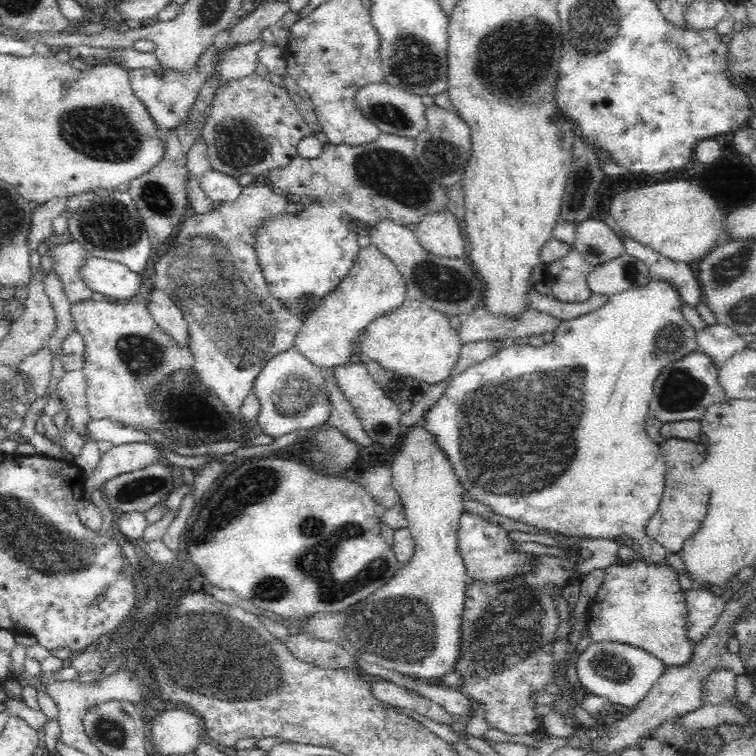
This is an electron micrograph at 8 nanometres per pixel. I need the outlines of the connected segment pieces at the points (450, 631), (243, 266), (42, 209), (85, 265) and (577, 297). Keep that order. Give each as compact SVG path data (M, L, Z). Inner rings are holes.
M434 405L427 408L427 412L416 425L404 429L391 467L393 487L397 490L399 502L404 507L408 527L416 544L412 558L401 565L382 588L362 598L362 601L343 610L315 613L306 622L301 622L300 619L296 630L314 635L316 639L340 645L356 660L378 664L382 668L395 670L416 680L436 682L439 676L454 670L456 658L460 656L460 614L464 608L465 584L469 576L464 559L457 548L458 520L465 511L462 498L466 490L456 477L456 471L448 461L448 454L439 448L438 439L424 429L432 408Z
M256 178L232 202L222 202L217 210L186 218L170 242L170 250L156 262L156 288L162 288L182 311L188 329L188 347L195 360L195 372L212 392L220 396L224 406L238 416L240 406L252 392L254 378L273 356L292 349L304 322L291 305L271 296L262 267L255 254L255 238L274 217L281 217L288 202L272 191L265 180Z
M59 196L52 198L46 204L35 205L32 213L30 232L27 236L30 250L36 250L37 247L43 246L43 242L50 235L54 234L52 230L52 219L63 214L68 201L68 197Z
M84 258L78 273L92 292L100 292L118 302L128 300L140 286L139 274L132 273L122 263L103 258Z
M574 248L562 259L544 265L544 272L552 276L551 288L560 302L586 302L592 295L586 284L593 266Z

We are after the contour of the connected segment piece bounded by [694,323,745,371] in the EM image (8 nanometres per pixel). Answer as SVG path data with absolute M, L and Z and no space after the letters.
M718 323L695 330L694 335L697 342L696 350L706 353L718 371L731 356L745 348L740 335Z

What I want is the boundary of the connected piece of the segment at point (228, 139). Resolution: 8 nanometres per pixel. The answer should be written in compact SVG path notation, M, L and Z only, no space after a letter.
M256 74L226 82L217 90L208 111L207 121L201 130L211 168L235 179L243 174L268 175L269 170L288 166L298 156L296 153L298 142L314 134L315 132L299 114L289 92Z

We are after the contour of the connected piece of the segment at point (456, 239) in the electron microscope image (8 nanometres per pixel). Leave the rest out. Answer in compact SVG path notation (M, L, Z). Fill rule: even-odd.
M449 209L424 215L416 225L415 235L422 248L434 255L446 258L466 256L467 243L462 223Z

